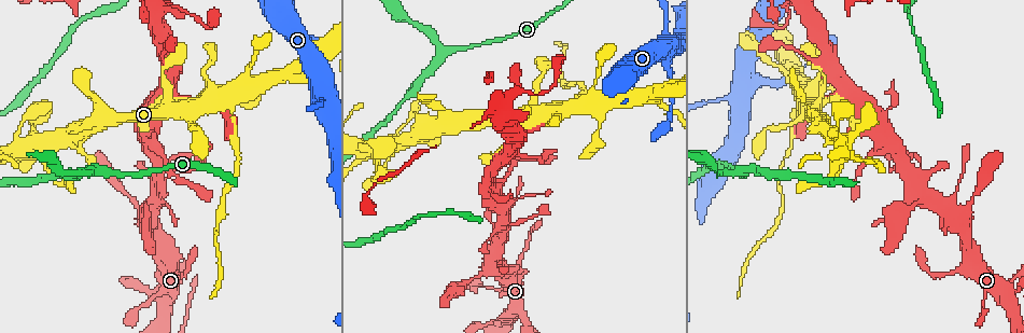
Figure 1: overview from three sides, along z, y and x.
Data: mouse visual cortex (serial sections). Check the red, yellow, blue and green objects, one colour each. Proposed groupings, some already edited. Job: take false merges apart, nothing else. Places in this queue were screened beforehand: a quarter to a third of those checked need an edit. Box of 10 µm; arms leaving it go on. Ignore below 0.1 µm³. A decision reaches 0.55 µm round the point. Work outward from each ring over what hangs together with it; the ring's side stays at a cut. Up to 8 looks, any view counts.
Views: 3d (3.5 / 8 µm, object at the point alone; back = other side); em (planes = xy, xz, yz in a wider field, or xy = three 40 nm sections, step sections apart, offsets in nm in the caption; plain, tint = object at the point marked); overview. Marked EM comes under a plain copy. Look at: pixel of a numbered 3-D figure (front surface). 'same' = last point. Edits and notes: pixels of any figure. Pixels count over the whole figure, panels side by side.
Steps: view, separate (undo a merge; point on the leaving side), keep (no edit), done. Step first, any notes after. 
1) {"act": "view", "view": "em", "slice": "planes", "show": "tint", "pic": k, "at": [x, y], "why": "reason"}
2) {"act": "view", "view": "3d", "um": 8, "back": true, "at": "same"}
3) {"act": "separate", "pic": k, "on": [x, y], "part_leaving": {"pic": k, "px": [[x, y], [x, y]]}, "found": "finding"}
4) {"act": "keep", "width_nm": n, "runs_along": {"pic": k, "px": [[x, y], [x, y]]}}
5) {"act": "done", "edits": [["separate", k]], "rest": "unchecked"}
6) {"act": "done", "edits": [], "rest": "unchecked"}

{"act": "view", "view": "3d", "um": 3.5, "back": true, "pic": 1, "at": [664, 61], "why": "small branch off a trunk"}

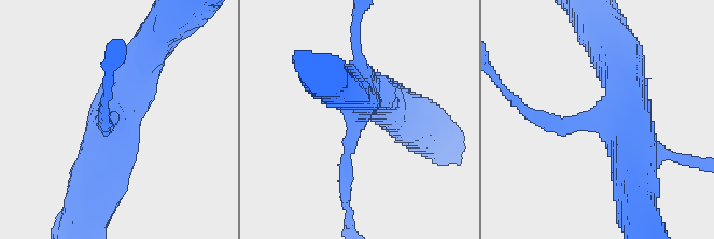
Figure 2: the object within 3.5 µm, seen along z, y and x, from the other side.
{"act": "view", "view": "em", "slice": "planes", "show": "tint", "pic": 2, "at": [607, 120], "arms": 4, "arm_widths_nm": [200, 200, 600, 600], "why": "now the EM"}

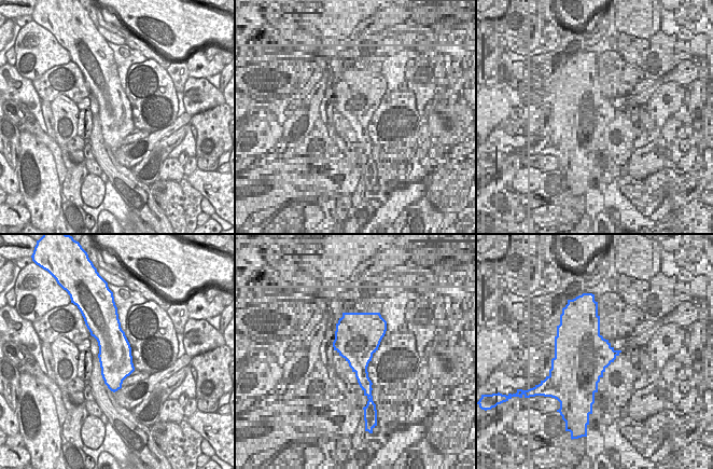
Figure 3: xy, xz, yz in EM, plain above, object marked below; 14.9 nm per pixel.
{"act": "keep", "width_nm": 480, "runs_along": {"pic": 2, "px": [[143, 57], [110, 134], [96, 186]]}, "found": "all the same cell"}

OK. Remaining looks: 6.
{"act": "view", "view": "3d", "um": 3.5, "pic": 1, "at": [222, 96], "why": "abrupt turn"}

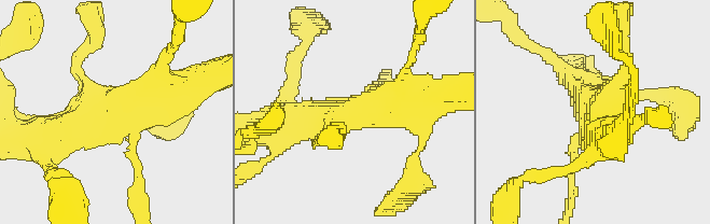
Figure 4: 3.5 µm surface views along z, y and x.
{"act": "view", "view": "em", "slice": "xy", "step": 2, "show": "tint", "pic": 4, "at": [114, 112]}

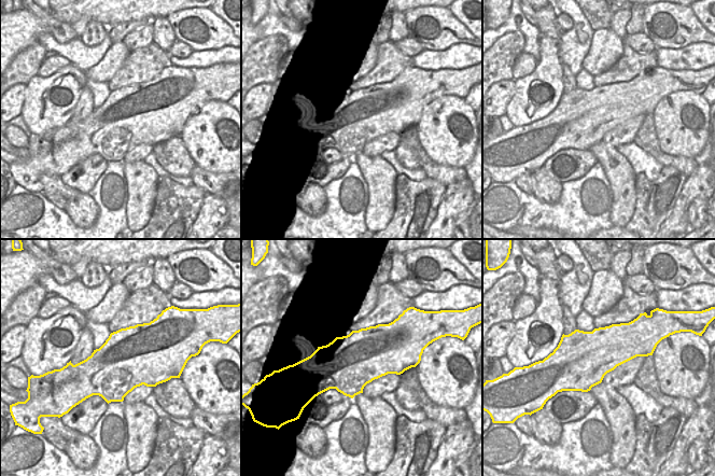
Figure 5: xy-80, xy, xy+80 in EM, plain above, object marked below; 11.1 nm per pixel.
{"act": "separate", "pic": 4, "on": [138, 176], "part_leaving": {"pic": 4, "px": [[131, 138], [141, 214]]}, "found": "a second cell is stuck on"}

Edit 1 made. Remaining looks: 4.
{"act": "view", "view": "3d", "um": 3.5, "pic": 1, "at": [746, 170], "why": "a fork"}

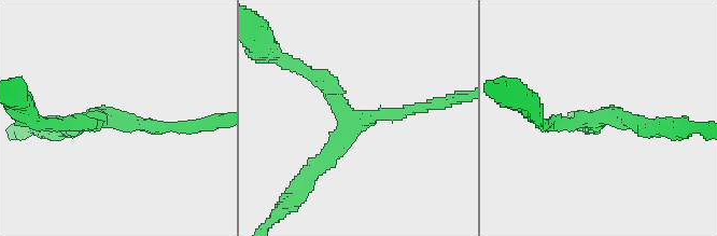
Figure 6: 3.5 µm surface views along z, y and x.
{"act": "view", "view": "em", "slice": "xy", "step": 1, "show": "tint", "pic": 6, "at": [360, 119], "arms": 3, "arm_widths_nm": [150, 200, 250], "why": "now the EM"}

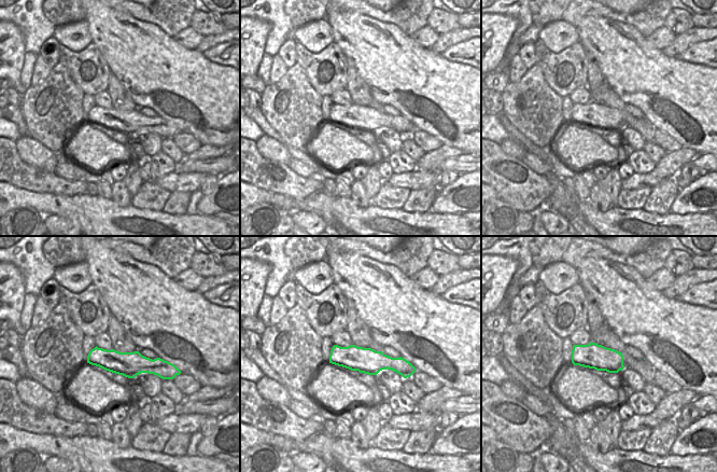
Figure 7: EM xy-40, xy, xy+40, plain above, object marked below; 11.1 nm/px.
{"act": "keep", "runs_along": {"pic": 6, "px": [[430, 106], [360, 120], [313, 171]]}, "found": "all the same cell"}

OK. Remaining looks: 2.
{"act": "view", "view": "3d", "um": 3.5, "pic": 1, "at": [32, 144], "why": "thin arm on a thick one"}

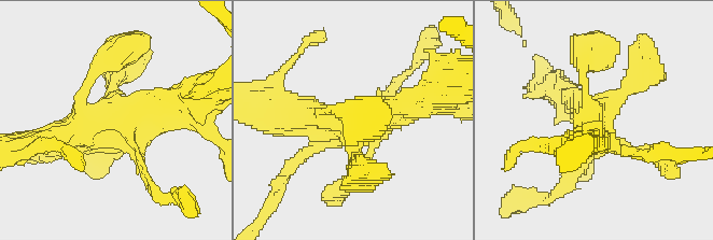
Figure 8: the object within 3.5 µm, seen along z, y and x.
{"act": "view", "view": "em", "slice": "xy", "step": 1, "show": "tint", "pic": 8, "at": [107, 120], "why": "need the tissue"}

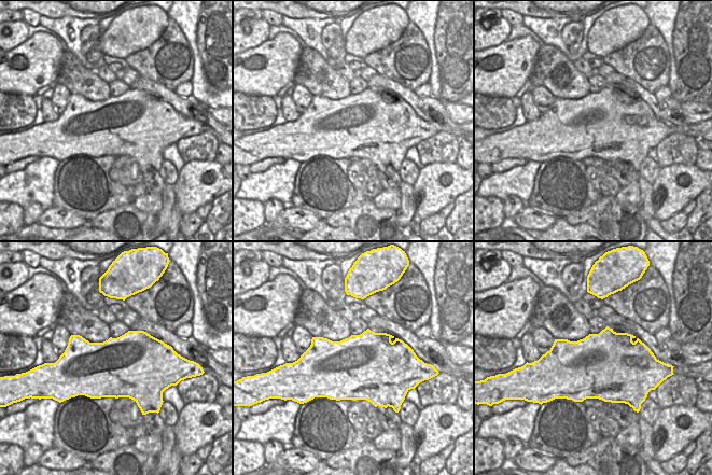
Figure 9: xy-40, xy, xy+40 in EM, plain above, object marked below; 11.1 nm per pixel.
{"act": "keep", "found": "continuous, no second cell"}

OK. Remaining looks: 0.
{"act": "done", "edits": [["separate", 4]], "rest": "unchecked"}

